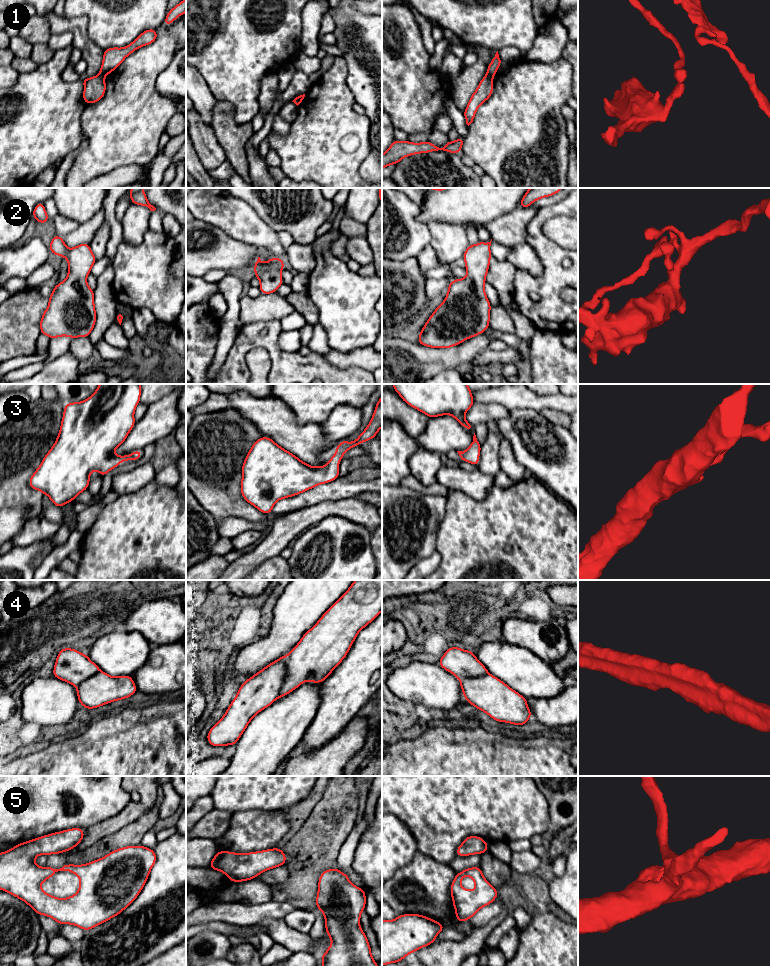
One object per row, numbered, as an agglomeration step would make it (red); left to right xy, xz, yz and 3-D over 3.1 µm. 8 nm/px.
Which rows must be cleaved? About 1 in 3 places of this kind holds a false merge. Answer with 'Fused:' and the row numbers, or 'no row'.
Fused: 1

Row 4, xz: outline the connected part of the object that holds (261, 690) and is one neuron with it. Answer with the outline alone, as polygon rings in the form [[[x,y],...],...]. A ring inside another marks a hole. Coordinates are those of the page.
[[[356,580],[322,615],[289,652],[278,658],[239,688],[223,717],[209,730],[207,741],[214,747],[235,745],[253,717],[277,698],[298,688],[303,682],[323,682],[342,662],[358,633],[382,611],[382,580]]]

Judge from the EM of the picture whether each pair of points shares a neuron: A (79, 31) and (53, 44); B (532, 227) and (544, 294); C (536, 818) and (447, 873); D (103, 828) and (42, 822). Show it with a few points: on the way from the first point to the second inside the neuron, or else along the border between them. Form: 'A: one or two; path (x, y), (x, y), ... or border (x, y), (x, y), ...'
A: two; border (52, 33), (70, 31), (73, 44)
B: one; path (541, 244), (549, 253), (549, 277)
C: two; border (427, 854), (448, 865)
D: two; border (111, 816), (84, 830)

